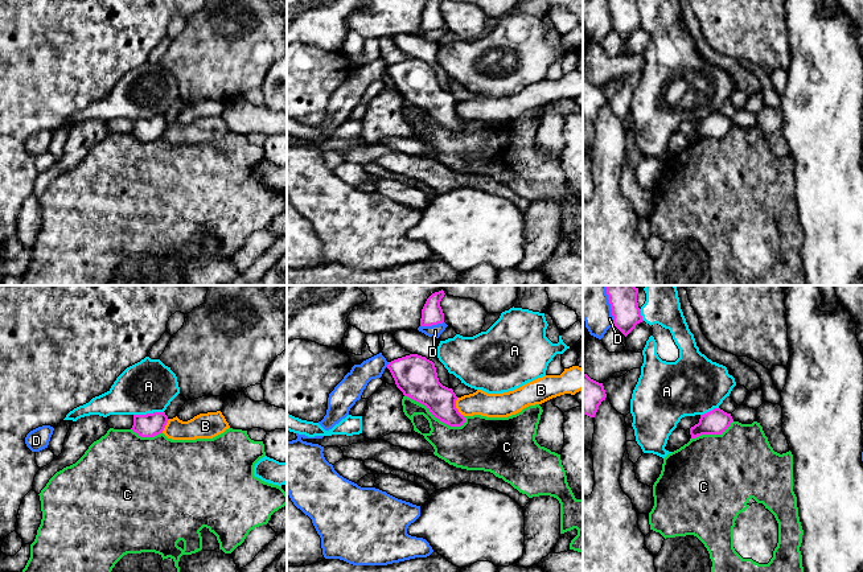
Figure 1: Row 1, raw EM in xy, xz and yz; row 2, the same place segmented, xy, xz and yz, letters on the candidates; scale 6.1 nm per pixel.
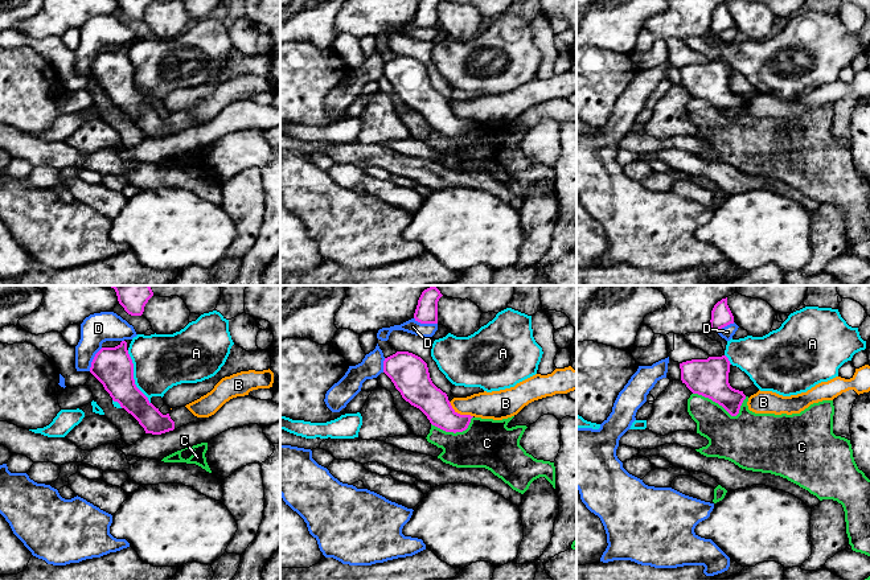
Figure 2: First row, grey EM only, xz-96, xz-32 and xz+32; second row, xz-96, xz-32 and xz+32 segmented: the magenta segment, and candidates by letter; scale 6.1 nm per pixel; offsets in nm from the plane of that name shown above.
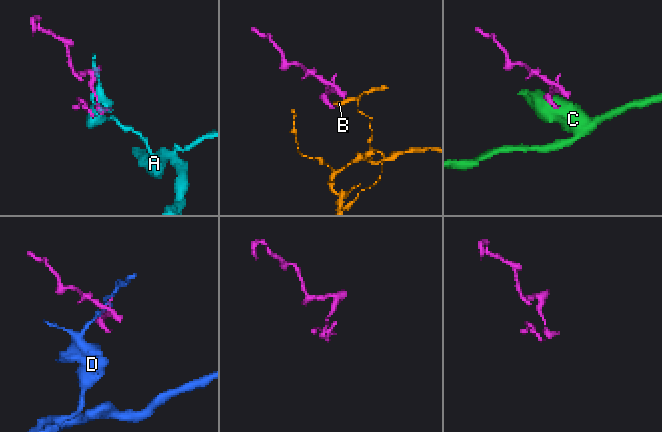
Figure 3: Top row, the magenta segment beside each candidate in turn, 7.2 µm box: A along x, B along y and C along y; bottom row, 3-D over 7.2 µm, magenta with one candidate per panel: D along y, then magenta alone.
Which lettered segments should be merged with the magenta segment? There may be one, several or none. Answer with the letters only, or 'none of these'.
none of these

